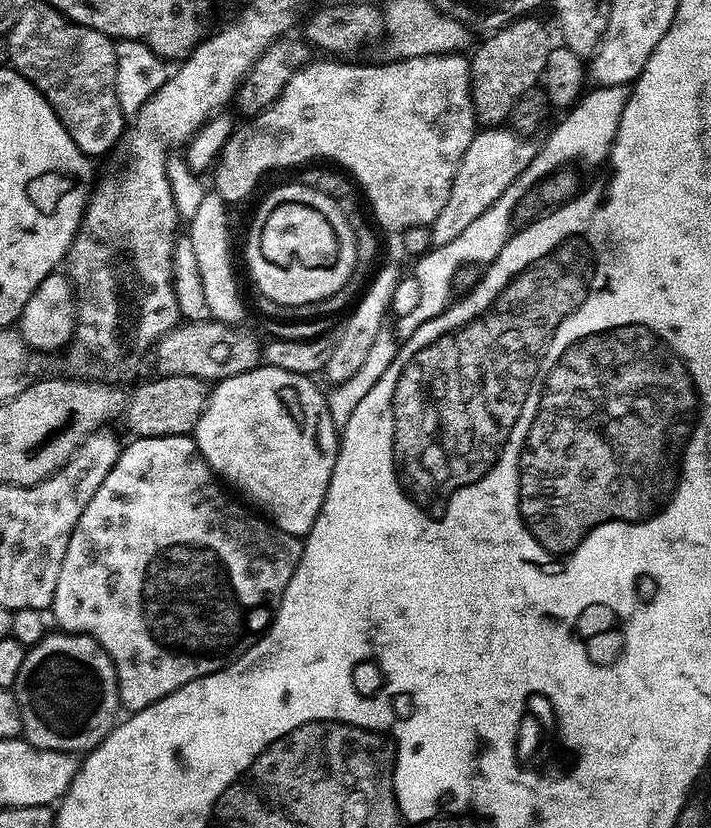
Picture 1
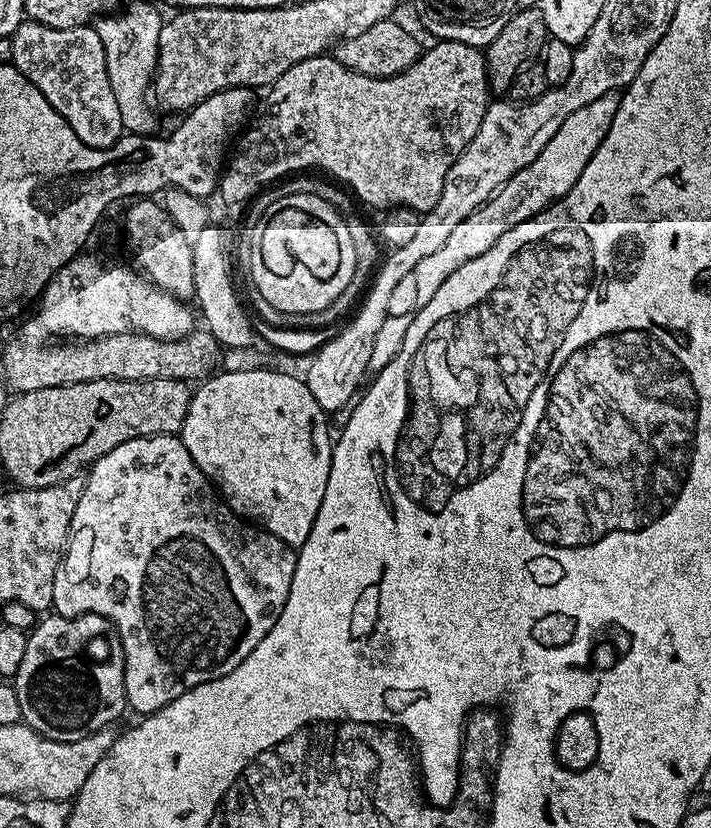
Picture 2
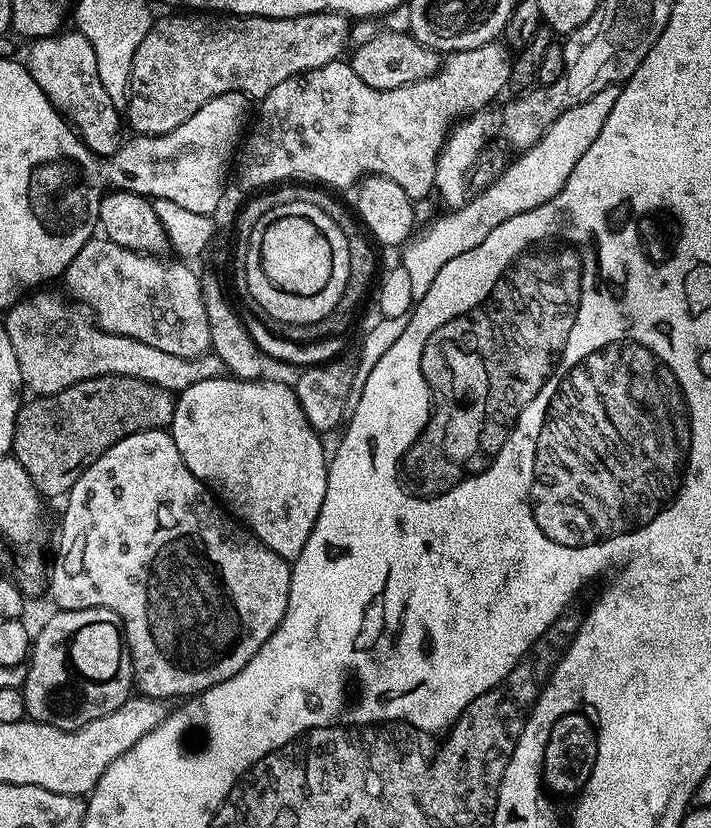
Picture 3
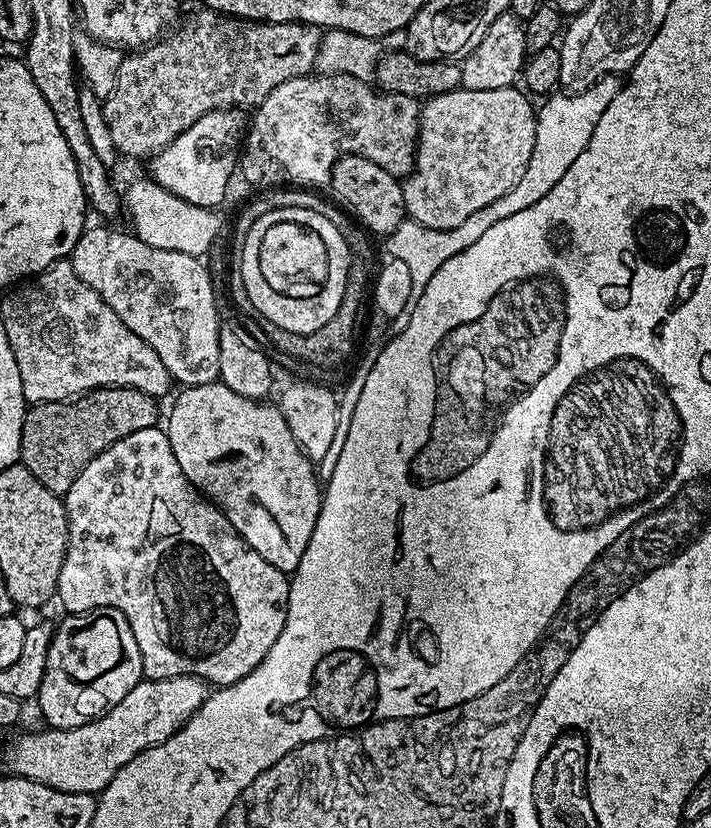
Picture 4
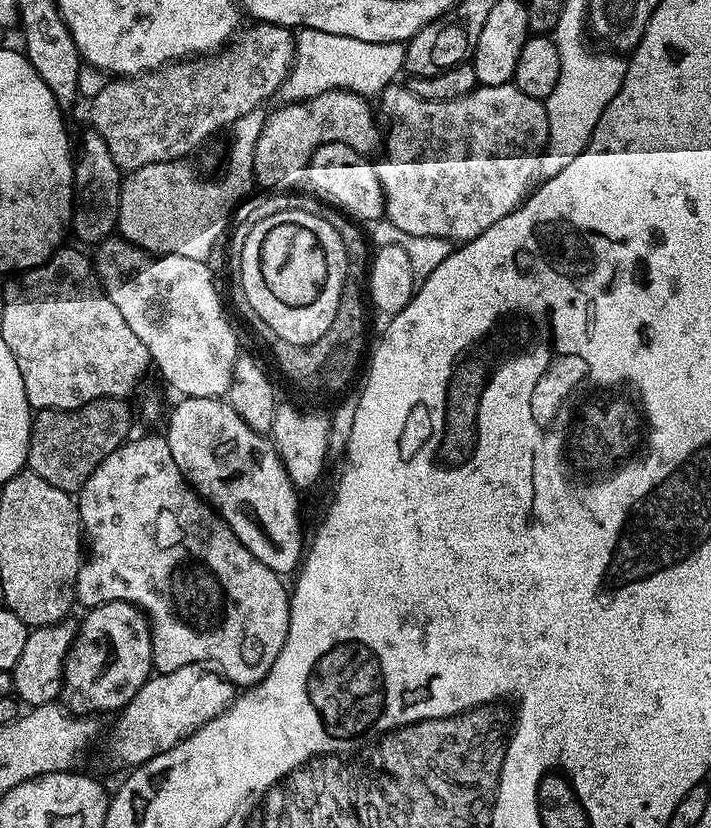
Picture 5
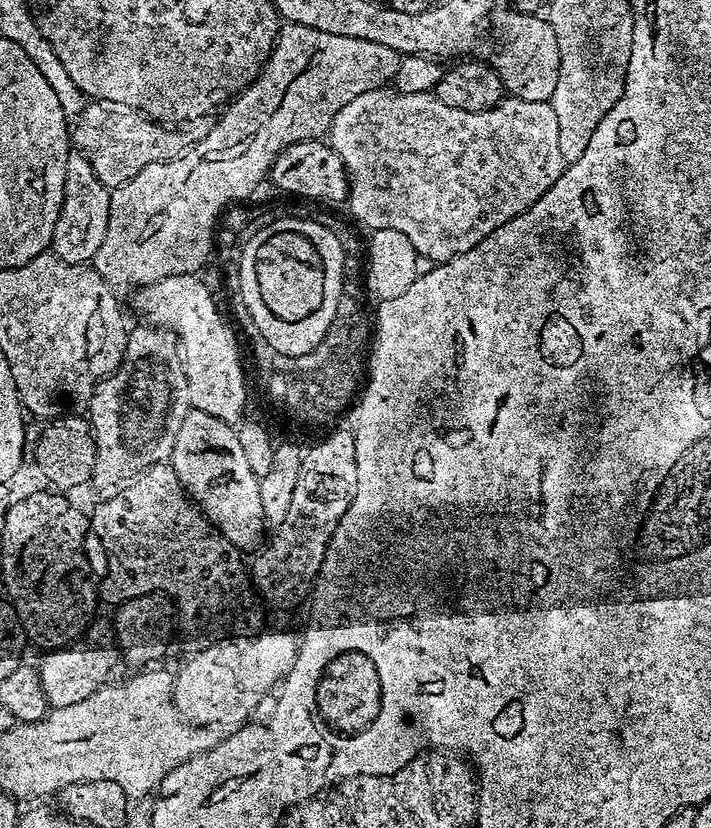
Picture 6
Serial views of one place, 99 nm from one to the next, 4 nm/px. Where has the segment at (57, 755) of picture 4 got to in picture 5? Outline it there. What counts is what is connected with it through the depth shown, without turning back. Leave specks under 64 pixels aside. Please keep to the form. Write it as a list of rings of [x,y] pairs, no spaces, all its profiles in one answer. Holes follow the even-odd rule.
[[[203,664],[153,674],[117,715],[121,716],[108,736],[108,752],[120,764],[144,764],[206,726],[206,722],[225,712],[233,699],[233,684],[219,671]]]

